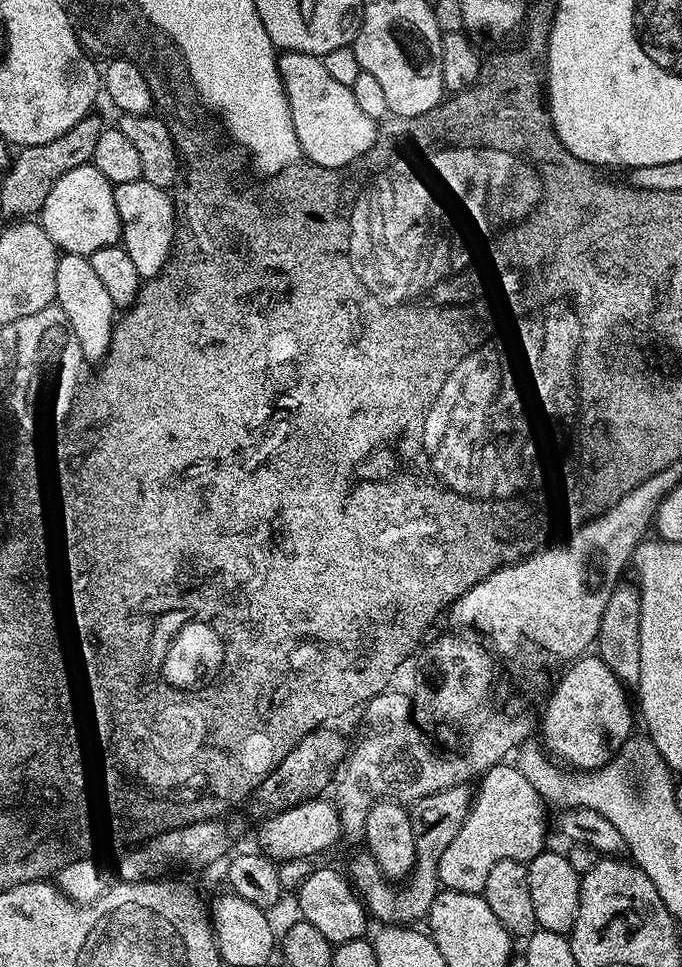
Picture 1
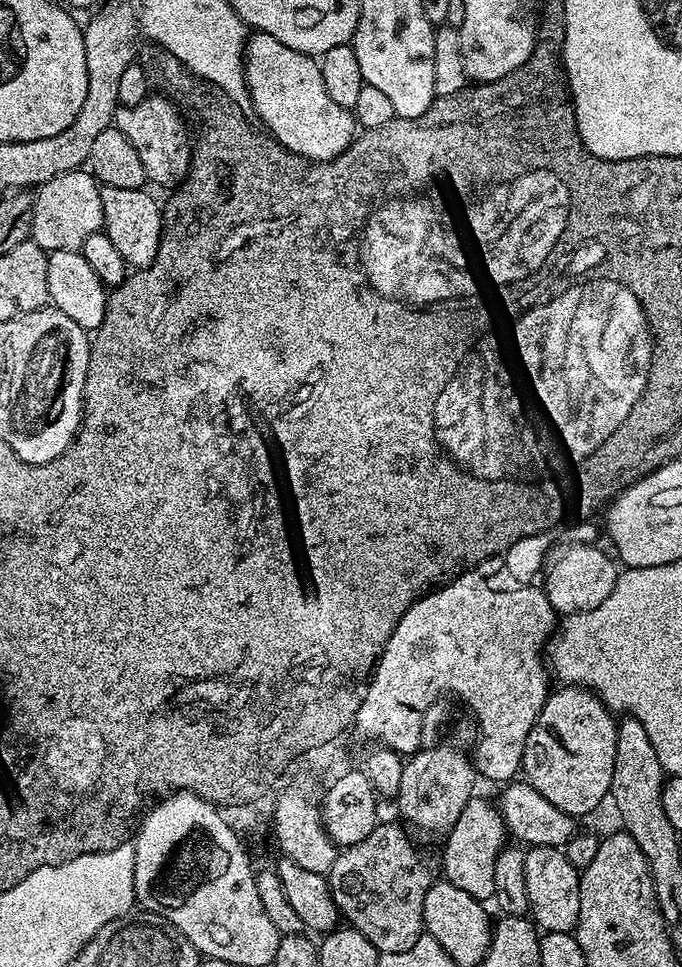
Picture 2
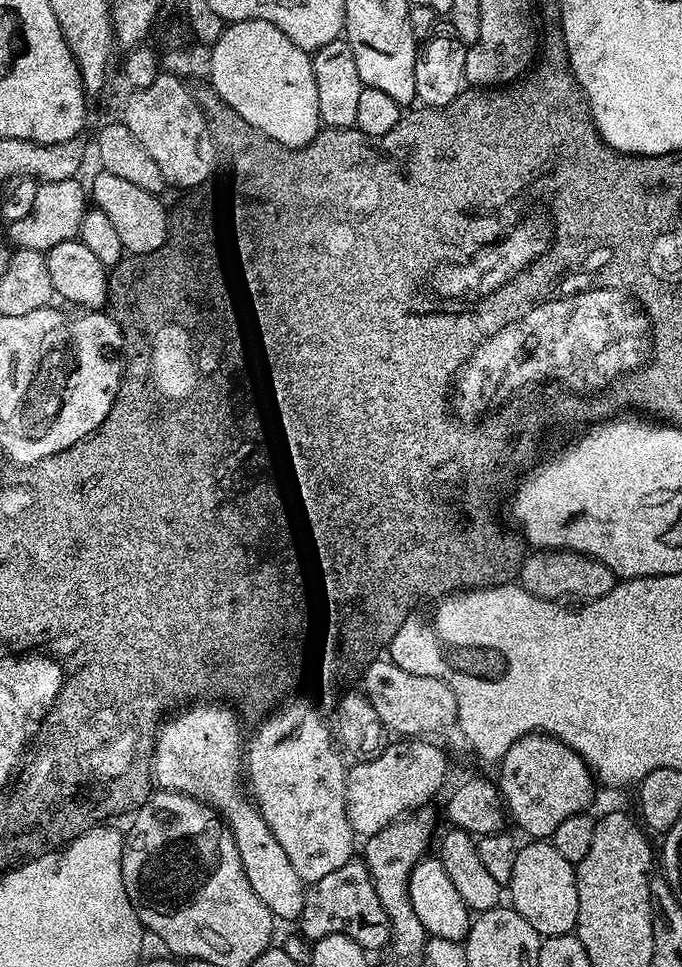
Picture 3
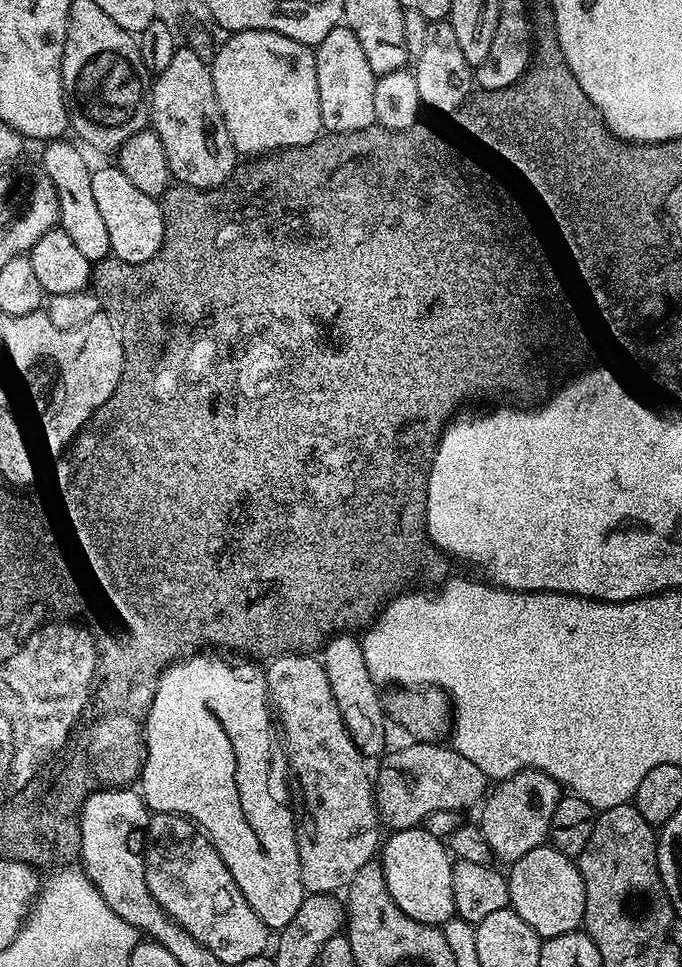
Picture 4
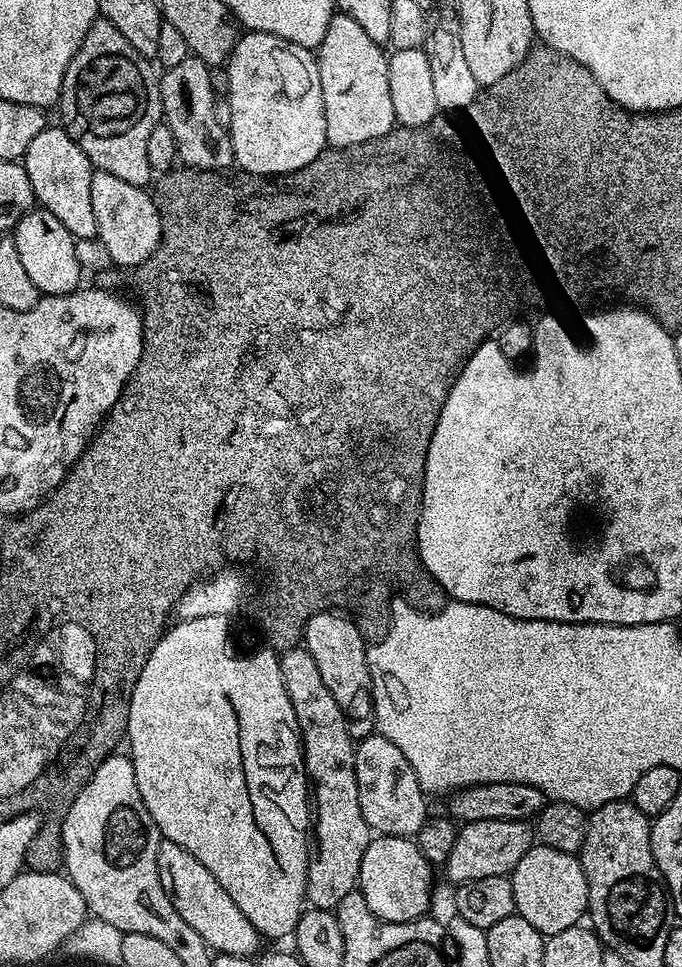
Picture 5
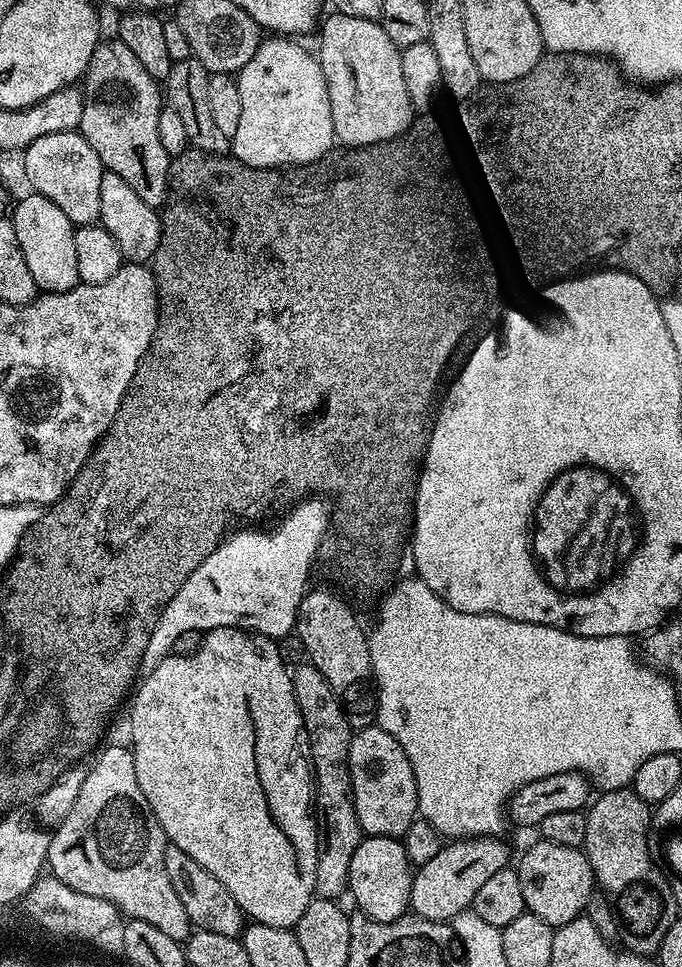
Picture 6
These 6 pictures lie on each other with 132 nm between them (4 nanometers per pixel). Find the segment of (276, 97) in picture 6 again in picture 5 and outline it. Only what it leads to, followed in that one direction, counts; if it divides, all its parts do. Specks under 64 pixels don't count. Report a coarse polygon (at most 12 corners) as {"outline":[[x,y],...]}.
{"outline":[[245,31],[228,68],[233,161],[282,176],[325,151],[313,49]]}

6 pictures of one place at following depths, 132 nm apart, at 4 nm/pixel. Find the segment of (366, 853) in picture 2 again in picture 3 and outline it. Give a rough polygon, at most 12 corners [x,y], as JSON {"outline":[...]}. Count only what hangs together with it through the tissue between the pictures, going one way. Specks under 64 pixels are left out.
{"outline":[[360,858],[307,885],[309,942],[346,934],[387,949],[392,923]]}

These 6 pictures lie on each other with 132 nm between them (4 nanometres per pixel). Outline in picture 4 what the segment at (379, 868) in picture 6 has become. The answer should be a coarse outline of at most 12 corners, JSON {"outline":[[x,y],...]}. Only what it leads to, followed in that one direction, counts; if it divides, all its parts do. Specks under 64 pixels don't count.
{"outline":[[422,826],[383,841],[390,898],[410,918],[456,916],[453,857]]}

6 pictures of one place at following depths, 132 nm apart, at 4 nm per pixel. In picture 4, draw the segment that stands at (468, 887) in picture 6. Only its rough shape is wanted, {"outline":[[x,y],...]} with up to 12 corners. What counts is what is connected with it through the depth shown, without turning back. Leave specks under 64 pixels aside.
{"outline":[[525,770],[483,801],[480,833],[497,861],[548,840],[560,783]]}

